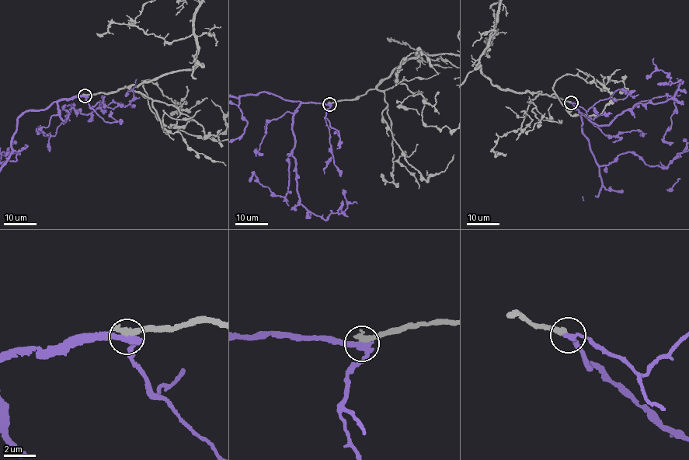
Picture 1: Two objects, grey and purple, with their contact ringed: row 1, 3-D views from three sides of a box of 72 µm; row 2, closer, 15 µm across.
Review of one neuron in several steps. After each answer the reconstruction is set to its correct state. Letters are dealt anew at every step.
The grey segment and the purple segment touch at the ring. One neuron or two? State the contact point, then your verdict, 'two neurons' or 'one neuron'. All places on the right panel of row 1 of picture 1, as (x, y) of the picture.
at (571, 102); two neurons

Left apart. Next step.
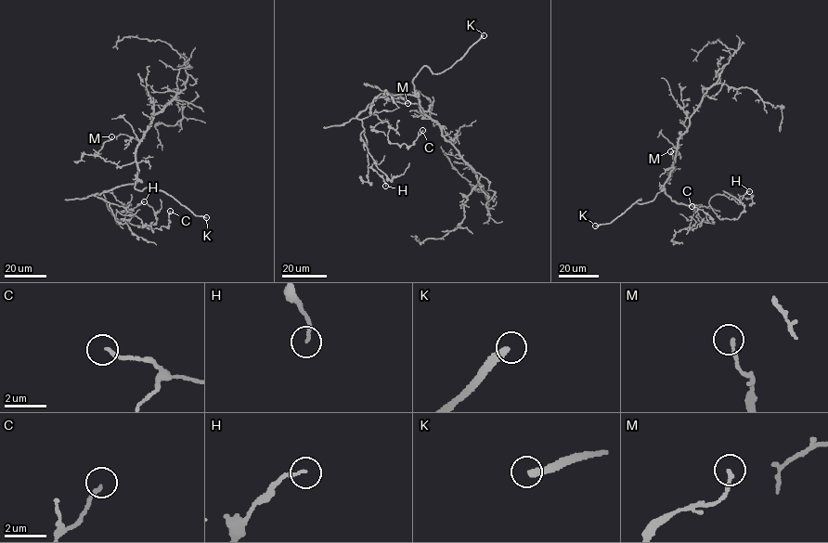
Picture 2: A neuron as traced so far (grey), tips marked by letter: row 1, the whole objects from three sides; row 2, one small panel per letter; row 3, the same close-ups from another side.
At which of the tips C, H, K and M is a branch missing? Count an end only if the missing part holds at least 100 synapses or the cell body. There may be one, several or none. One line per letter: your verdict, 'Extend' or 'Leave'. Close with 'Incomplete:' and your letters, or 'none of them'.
C: Leave
H: Leave
K: Extend
M: Leave
Incomplete: K

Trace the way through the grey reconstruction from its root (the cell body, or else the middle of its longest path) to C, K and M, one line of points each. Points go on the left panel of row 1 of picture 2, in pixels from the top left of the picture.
C: (136, 148), (136, 176), (141, 181), (93, 195), (122, 206), (150, 228), (166, 226), (170, 211)
K: (136, 148), (135, 189), (149, 187), (162, 190), (195, 215), (206, 217)
M: (136, 148), (135, 161), (129, 163), (119, 166), (106, 161), (97, 155), (111, 136)

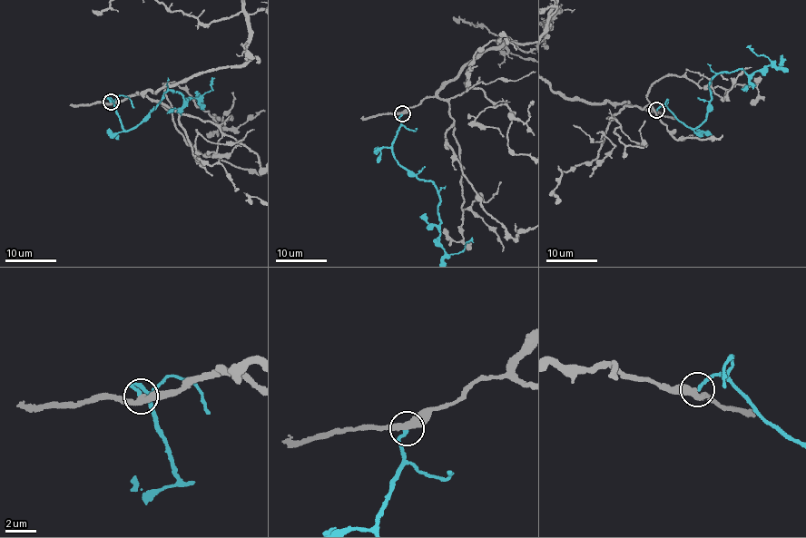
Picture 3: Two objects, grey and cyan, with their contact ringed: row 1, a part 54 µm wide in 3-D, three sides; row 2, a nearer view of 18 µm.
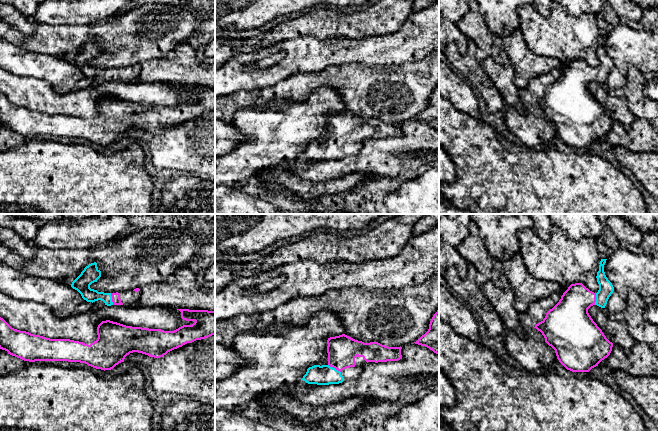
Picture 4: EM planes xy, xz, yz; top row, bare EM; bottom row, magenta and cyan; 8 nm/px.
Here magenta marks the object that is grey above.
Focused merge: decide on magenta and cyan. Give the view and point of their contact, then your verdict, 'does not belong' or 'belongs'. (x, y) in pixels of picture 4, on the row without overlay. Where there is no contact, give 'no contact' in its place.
xz (334, 143) | belongs

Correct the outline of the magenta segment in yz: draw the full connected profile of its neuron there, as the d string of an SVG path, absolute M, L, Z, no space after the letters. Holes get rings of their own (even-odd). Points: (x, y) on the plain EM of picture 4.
M606 36L600 37L596 52L599 60L597 69L582 59L571 60L559 78L534 103L555 126L559 138L572 148L589 148L612 127L613 119L588 89L593 81L605 84L614 67L604 48Z

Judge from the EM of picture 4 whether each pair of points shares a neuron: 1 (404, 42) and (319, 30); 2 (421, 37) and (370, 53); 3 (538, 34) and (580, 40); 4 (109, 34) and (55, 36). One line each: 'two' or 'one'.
1: two
2: one
3: one
4: one

